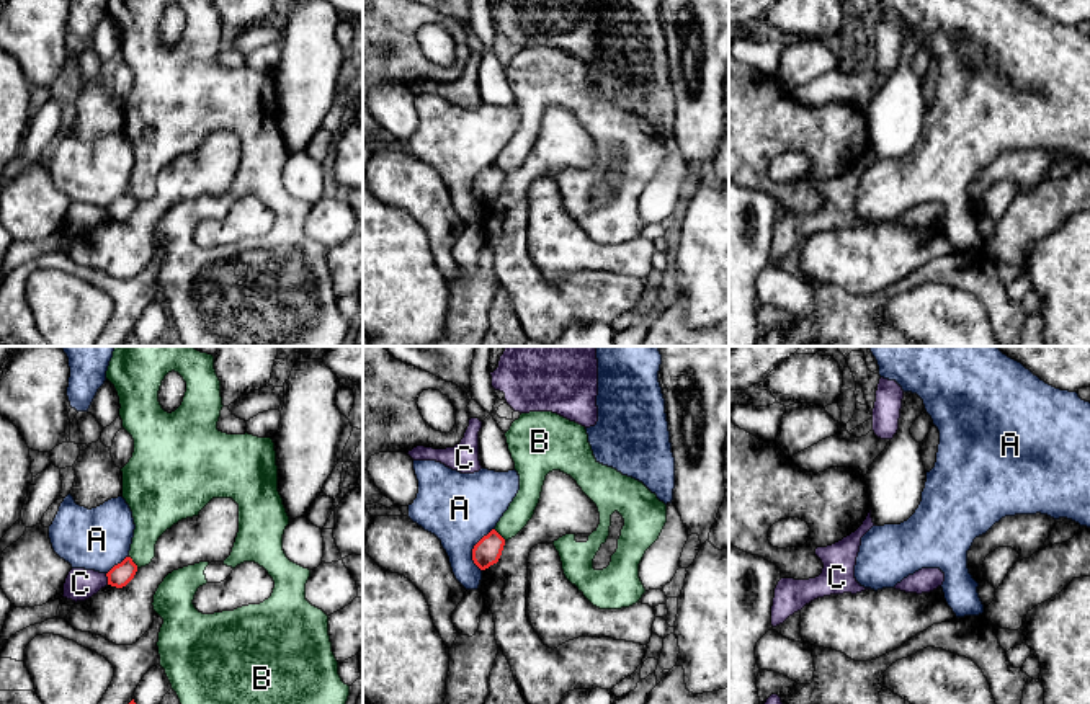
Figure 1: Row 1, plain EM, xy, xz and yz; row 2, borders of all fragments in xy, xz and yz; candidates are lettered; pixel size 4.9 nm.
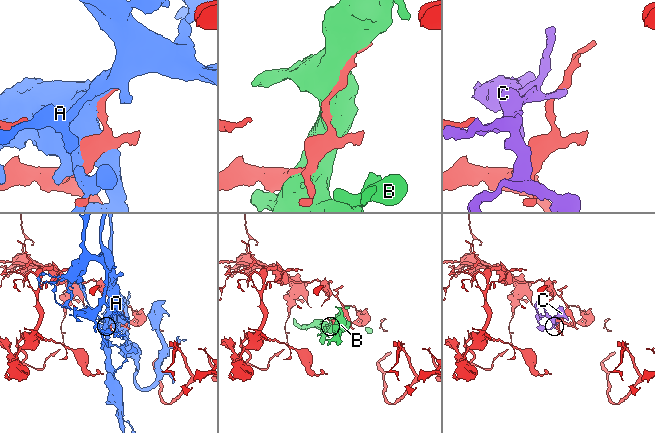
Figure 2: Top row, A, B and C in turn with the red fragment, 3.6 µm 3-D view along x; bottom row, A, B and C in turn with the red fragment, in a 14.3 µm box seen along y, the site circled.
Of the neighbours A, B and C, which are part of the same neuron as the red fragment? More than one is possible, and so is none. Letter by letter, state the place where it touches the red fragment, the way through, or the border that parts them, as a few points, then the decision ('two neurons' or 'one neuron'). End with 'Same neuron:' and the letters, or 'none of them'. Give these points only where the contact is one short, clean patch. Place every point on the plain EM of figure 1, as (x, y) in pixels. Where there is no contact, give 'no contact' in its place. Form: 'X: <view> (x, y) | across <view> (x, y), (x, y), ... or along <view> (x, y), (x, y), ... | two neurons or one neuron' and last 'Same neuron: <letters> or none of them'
A: xz (473, 183) | two neurons
B: xy (133, 196) | two neurons
C: xy (108, 213) | along xy (105, 208), (108, 218) | two neurons
Same neuron: none of them

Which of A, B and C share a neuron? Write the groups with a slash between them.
A / B / C

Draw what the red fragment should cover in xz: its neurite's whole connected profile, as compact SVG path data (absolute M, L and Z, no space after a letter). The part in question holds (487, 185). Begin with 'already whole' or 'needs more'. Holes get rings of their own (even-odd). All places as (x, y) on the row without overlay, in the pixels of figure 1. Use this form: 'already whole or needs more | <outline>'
already whole | M492 163L484 170L472 183L472 194L480 203L485 204L497 198L505 180L505 173Z

